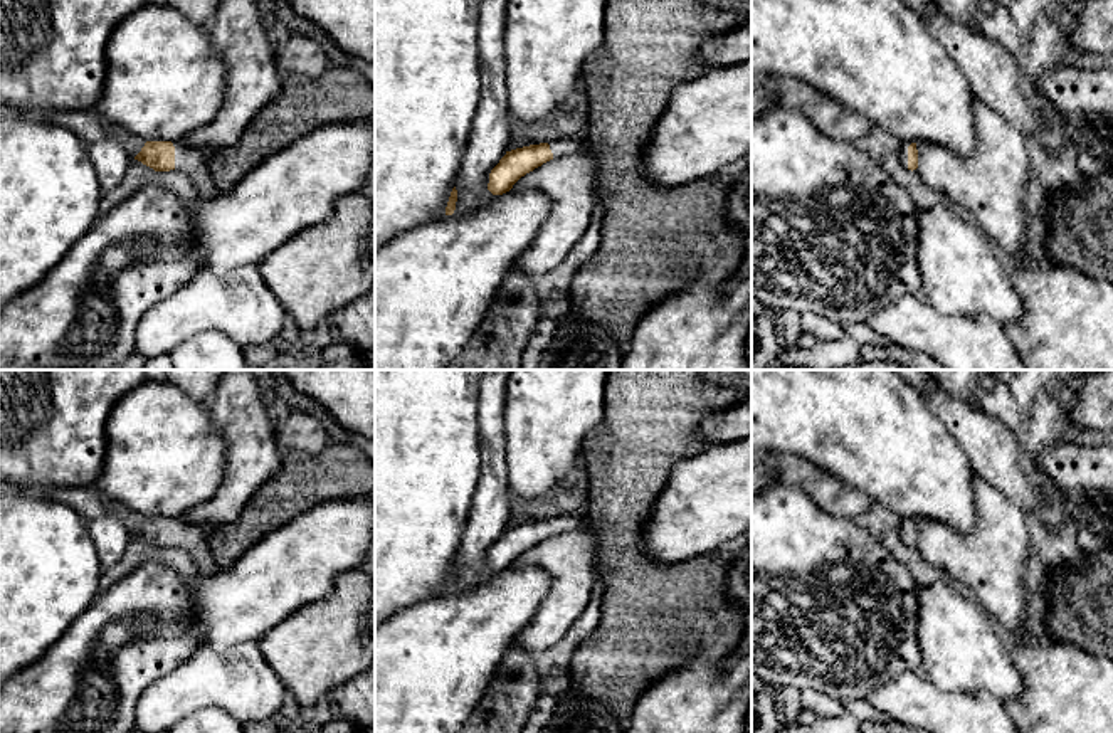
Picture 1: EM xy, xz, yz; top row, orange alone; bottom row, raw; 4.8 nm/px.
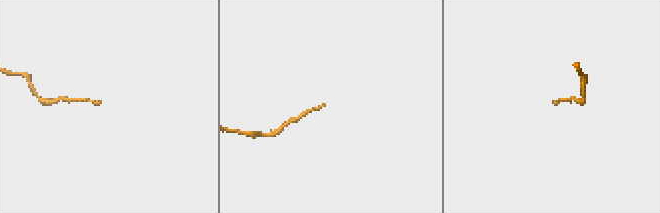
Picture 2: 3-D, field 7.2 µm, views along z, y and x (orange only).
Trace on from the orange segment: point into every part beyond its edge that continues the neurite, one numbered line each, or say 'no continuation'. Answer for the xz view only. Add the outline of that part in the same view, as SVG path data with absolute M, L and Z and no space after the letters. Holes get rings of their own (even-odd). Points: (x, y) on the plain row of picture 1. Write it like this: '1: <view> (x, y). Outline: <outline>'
1: xz (567, 522). Outline: M573 511L553 516L548 521L553 530L553 535L560 535L565 531L575 531L575 530L587 526L587 518L580 518Z

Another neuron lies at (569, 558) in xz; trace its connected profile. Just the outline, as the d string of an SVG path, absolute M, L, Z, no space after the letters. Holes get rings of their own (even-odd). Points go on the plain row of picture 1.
M588 528L553 535L521 553L511 567L538 567L551 577L551 587L531 622L514 644L540 654L558 644L585 610L597 580L597 541Z

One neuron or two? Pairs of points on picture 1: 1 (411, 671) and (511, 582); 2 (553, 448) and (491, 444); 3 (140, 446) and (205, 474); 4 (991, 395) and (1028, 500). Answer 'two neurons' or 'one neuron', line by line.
1: one neuron
2: two neurons
3: one neuron
4: two neurons

